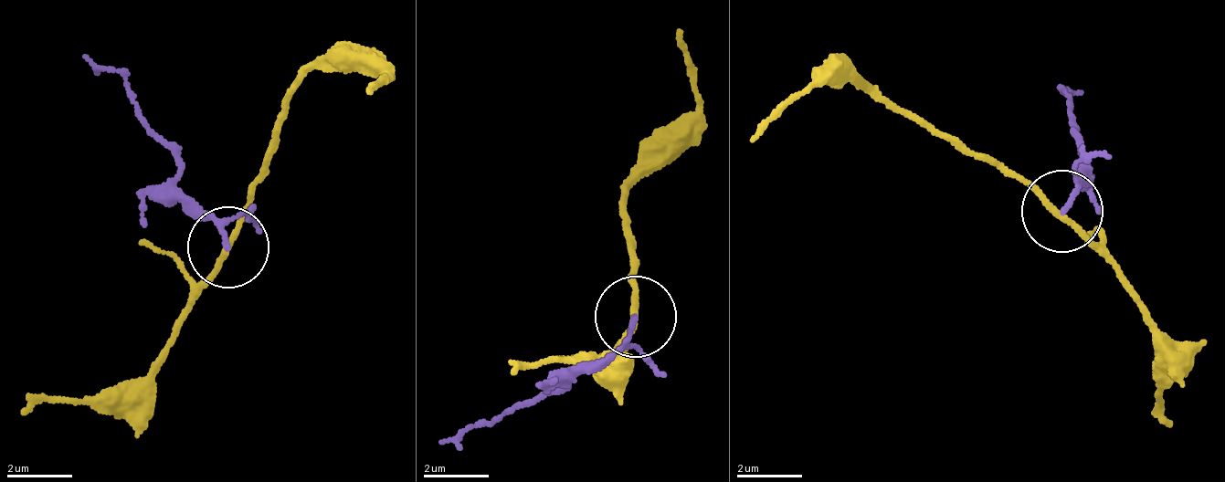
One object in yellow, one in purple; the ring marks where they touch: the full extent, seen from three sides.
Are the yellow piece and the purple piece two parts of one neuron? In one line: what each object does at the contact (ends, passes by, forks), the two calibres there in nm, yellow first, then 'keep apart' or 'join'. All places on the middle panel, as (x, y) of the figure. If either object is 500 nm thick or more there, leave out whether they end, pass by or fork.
yellow passes by; purple ends there; 180 nm thick on the yellow side, 160 nm on the other; keep apart

